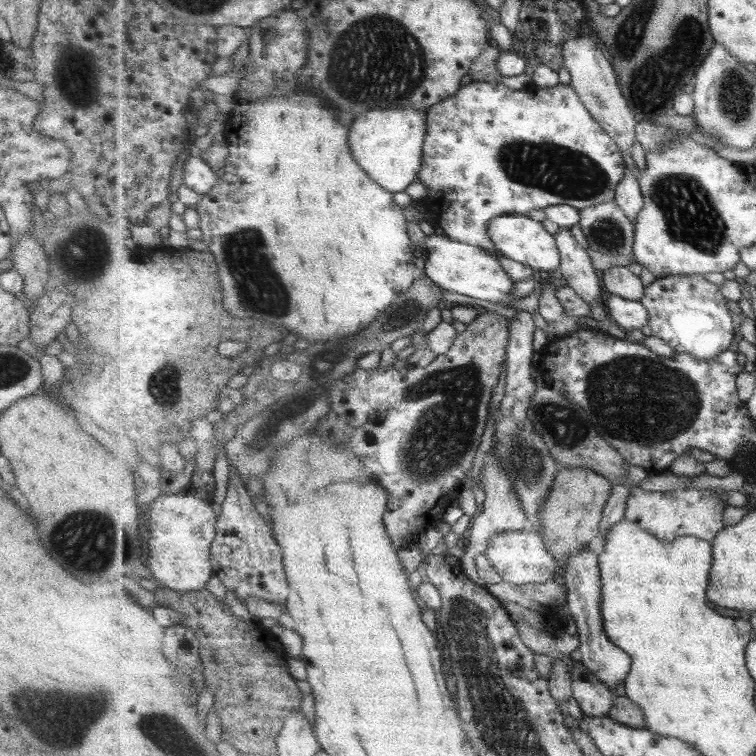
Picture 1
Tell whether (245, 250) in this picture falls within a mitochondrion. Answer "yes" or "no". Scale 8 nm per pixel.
yes

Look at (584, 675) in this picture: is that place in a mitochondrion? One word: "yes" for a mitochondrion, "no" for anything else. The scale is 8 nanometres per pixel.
no

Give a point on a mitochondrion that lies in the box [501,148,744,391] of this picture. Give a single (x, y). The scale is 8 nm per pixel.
(690, 214)

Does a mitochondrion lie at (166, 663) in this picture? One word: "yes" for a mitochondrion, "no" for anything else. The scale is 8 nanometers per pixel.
no

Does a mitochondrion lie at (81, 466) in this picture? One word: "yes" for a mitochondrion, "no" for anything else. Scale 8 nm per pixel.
no

